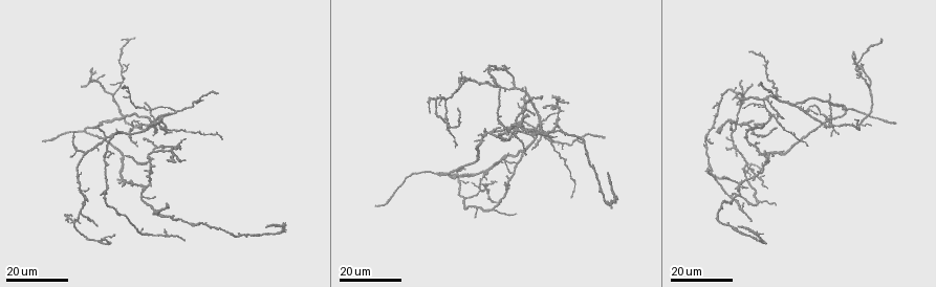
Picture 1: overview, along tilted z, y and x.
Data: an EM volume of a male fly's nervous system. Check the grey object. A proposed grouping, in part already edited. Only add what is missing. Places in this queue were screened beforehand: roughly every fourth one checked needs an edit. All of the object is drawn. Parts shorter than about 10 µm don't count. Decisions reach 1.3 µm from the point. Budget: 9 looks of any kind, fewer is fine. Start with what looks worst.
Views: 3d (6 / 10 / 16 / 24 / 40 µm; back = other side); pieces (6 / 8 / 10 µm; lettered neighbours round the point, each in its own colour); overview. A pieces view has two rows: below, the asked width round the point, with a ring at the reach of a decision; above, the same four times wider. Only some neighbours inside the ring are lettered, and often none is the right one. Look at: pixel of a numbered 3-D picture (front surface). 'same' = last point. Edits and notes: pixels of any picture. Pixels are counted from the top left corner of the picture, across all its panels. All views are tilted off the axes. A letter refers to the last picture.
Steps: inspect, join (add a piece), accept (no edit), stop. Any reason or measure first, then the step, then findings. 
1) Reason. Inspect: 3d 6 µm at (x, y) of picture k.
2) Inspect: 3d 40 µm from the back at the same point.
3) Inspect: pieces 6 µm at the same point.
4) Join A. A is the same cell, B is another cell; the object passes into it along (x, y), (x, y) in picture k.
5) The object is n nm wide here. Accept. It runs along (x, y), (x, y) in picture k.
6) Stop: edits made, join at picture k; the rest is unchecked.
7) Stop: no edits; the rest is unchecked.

Branch stops here. Inspect: 3d 16 µm at (374, 206) of picture 1.

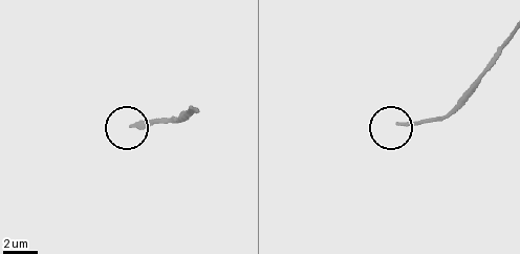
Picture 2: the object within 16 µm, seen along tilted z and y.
Inspect: pieces 6 µm at (398, 123) of picture 2.

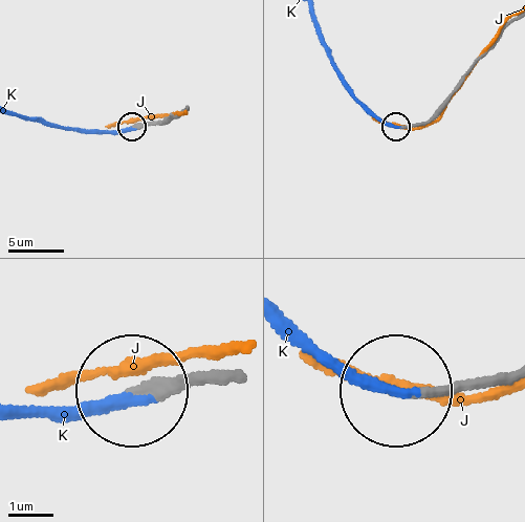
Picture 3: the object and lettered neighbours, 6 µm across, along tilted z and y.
Join K. K is the same cell, J is another cell; the object passes into it along (223, 381), (23, 412) in picture 3; it goes on there.

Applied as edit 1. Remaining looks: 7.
Inspect: overview.

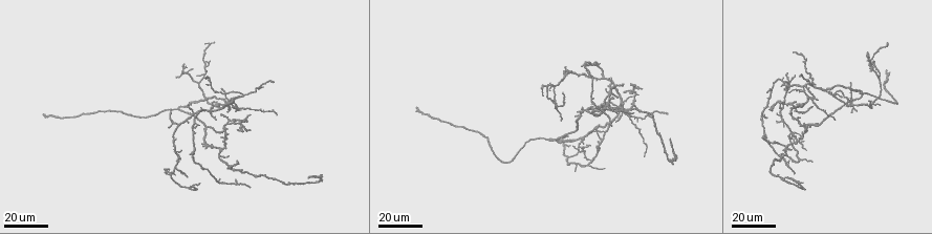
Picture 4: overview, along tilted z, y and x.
Long arm stops here. Inspect: 3d 24 µm at (665, 112) of picture 4.

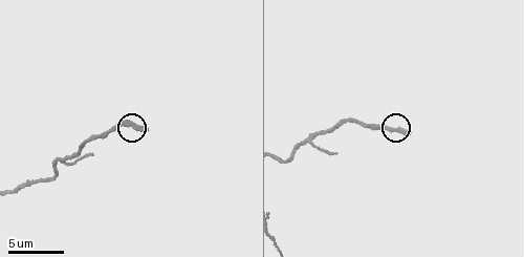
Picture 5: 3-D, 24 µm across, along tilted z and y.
What lies round it. Inspect: pieces 8 µm at (409, 131) of picture 5.

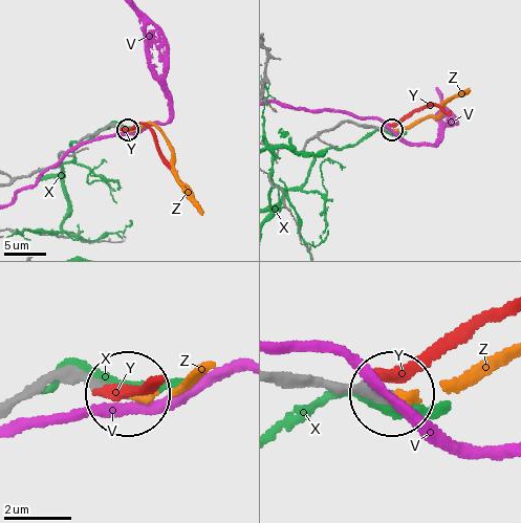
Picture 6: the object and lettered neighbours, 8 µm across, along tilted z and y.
Join Z. Z is the same cell, V, X and Y are other cells; the object passes into it along (107, 127), (136, 130), (156, 125), (180, 180), (201, 215) in picture 6; it goes on there.

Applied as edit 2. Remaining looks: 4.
An open end. Inspect: 3d 24 µm at (125, 184) of picture 1.

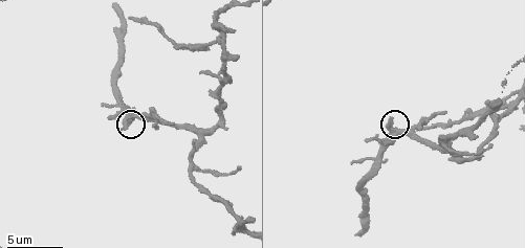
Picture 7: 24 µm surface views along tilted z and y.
Inspect: pieces 10 µm at (123, 129) of picture 7.

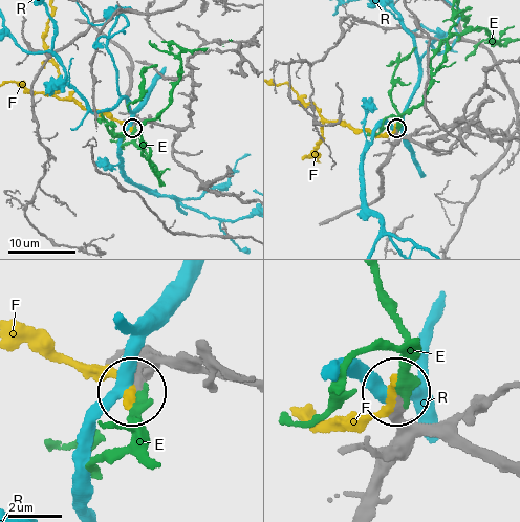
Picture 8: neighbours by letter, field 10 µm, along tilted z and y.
Join E. E is the same cell, F and R are other cells; the cell continues.

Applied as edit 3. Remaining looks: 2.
Stop: edits made, join at picture 3, join at picture 6, join at picture 8; the rest is unchecked.

